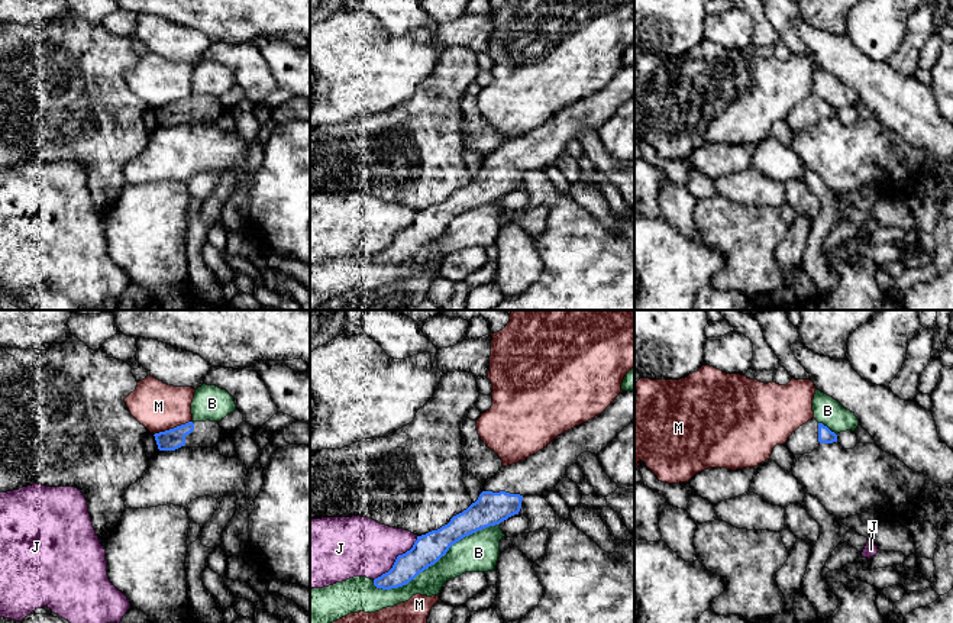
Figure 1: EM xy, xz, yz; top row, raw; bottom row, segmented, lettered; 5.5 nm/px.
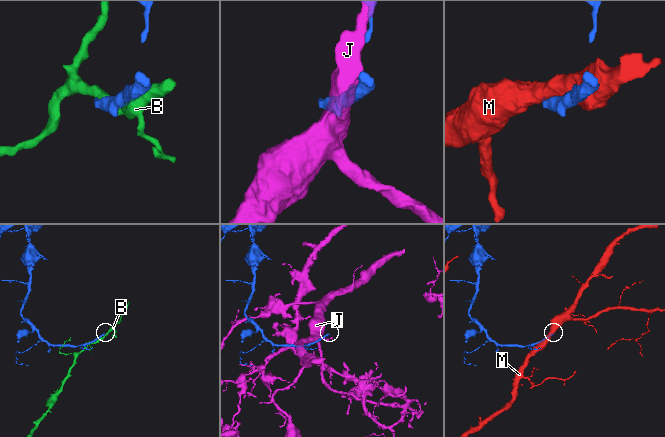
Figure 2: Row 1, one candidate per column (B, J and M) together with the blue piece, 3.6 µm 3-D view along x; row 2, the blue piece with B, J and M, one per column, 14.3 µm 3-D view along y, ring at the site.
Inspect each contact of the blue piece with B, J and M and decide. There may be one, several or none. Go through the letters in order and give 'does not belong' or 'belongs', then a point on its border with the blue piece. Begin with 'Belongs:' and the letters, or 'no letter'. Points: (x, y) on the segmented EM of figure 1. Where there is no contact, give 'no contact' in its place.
Belongs: no letter
B: does not belong; contact xz (436, 561)
J: does not belong; contact xz (397, 558)
M: does not belong; contact xy (174, 428)

